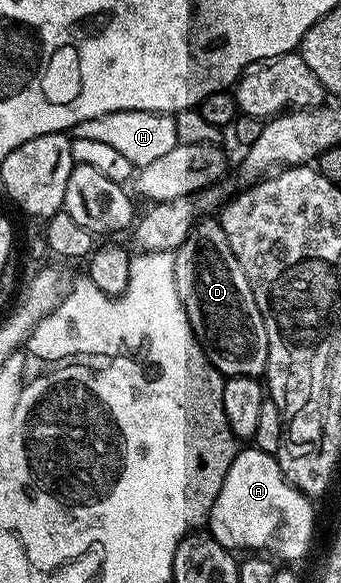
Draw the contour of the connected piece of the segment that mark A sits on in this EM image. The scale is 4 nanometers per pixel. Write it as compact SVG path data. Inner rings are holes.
M254 446L236 451L233 462L225 474L225 482L221 482L221 490L217 490L217 498L211 507L211 513L205 521L211 539L216 540L228 550L235 548L251 548L252 553L274 554L280 561L299 560L311 548L311 535L315 532L315 508L312 497L299 492L285 478L278 459Z

